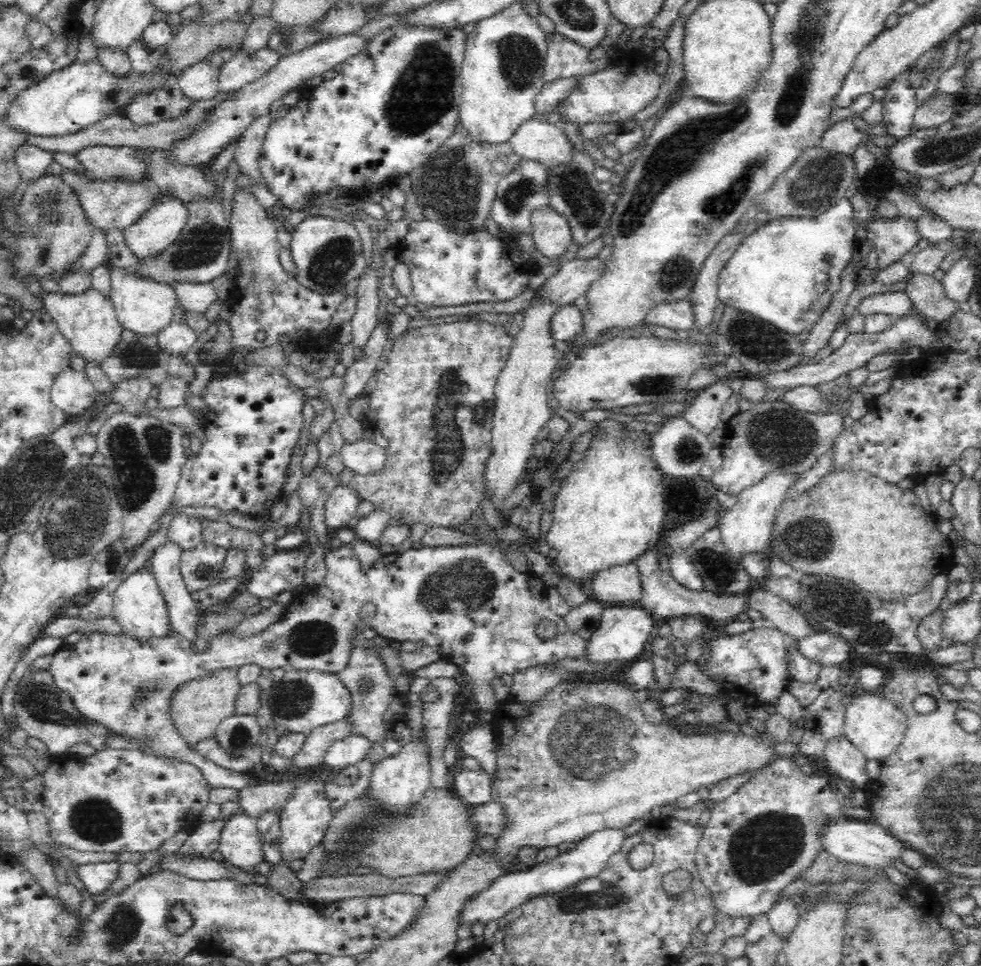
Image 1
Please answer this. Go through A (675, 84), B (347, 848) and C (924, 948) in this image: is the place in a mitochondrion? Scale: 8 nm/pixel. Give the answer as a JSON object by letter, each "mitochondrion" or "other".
{"A":"other","B":"mitochondrion","C":"other"}

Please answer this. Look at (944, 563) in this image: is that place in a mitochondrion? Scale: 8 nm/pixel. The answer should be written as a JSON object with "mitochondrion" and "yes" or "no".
{"mitochondrion":"no"}

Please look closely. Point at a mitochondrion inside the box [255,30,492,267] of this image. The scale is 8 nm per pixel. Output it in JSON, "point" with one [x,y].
{"point":[424,92]}

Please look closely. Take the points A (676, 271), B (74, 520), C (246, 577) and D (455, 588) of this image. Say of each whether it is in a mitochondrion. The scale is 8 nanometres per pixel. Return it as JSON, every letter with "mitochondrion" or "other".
{"A":"mitochondrion","B":"mitochondrion","C":"other","D":"mitochondrion"}

